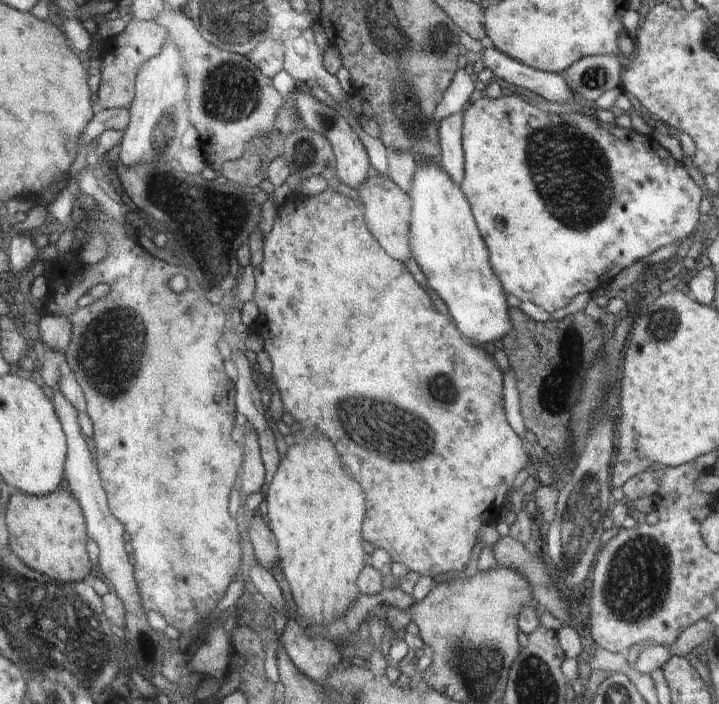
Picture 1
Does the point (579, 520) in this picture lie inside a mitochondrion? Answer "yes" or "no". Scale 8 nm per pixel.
yes

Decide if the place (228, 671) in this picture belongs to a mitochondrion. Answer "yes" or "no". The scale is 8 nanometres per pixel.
no

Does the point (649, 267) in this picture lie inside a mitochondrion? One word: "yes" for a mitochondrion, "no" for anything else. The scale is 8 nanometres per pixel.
no

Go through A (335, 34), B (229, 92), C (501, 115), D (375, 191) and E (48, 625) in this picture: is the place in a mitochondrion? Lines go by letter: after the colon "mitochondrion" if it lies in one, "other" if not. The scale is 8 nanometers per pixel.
A: other
B: mitochondrion
C: other
D: other
E: mitochondrion

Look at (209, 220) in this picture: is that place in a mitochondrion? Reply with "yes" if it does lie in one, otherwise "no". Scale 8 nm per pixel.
yes

